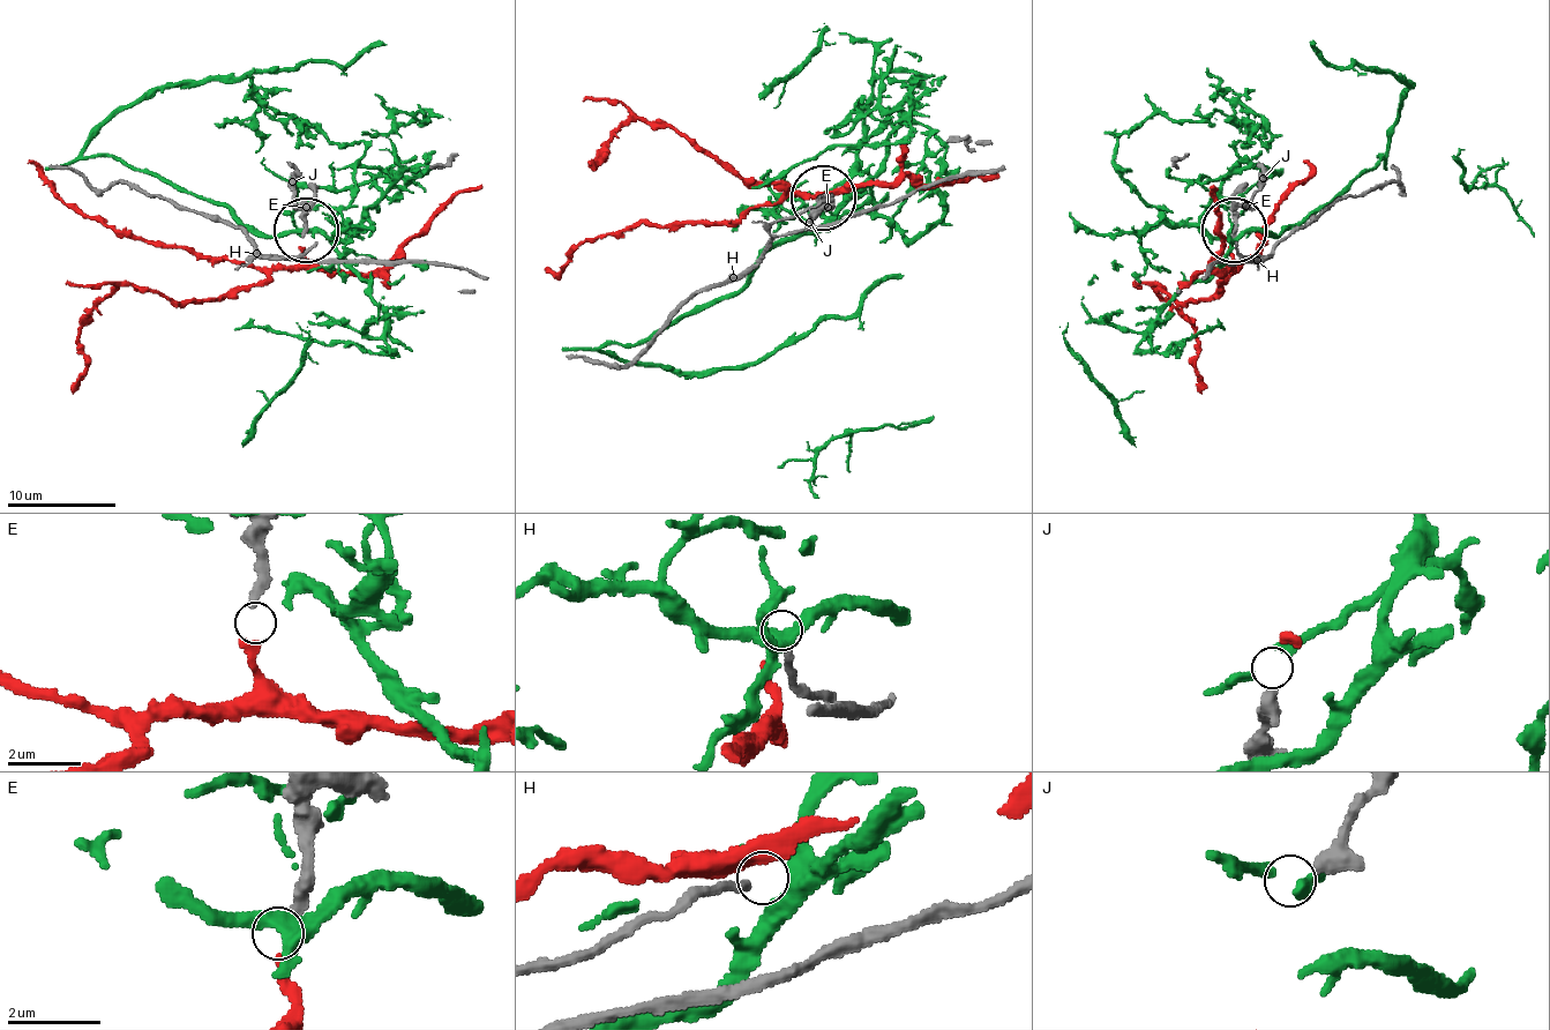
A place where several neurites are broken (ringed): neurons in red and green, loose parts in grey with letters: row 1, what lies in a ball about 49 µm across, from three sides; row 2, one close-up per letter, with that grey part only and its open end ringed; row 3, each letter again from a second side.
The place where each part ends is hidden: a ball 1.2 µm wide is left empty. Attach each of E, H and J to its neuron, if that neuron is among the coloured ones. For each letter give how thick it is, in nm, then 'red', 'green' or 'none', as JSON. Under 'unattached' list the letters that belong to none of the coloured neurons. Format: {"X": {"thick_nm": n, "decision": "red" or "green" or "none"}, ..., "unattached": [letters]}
{"E": {"thick_nm": 280, "decision": "red"}, "H": {"thick_nm": 200, "decision": "none"}, "J": {"thick_nm": 420, "decision": "none"}, "unattached": ["H", "J"]}

